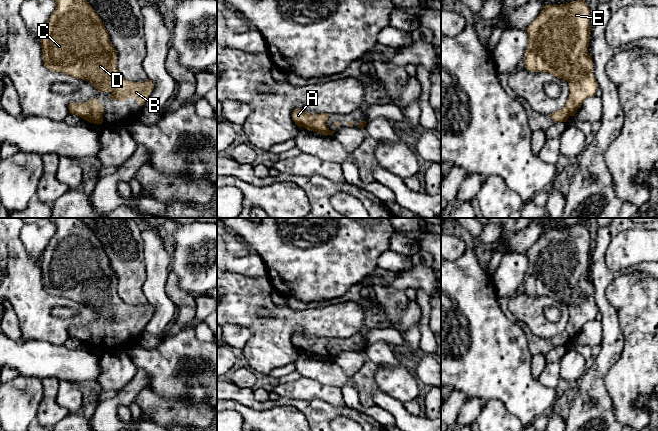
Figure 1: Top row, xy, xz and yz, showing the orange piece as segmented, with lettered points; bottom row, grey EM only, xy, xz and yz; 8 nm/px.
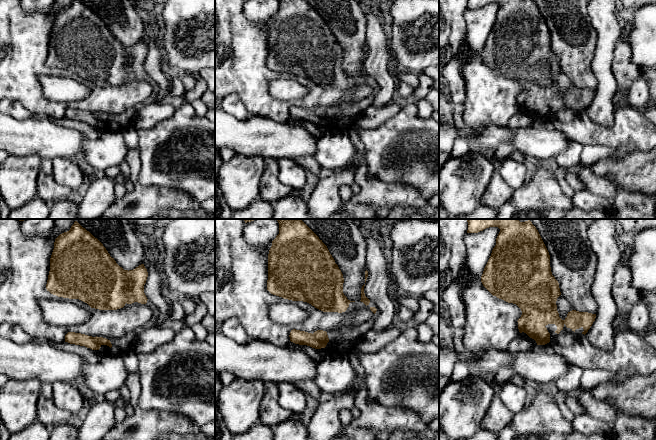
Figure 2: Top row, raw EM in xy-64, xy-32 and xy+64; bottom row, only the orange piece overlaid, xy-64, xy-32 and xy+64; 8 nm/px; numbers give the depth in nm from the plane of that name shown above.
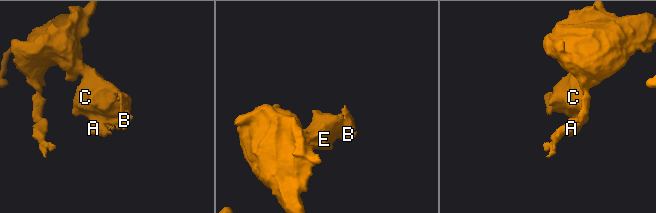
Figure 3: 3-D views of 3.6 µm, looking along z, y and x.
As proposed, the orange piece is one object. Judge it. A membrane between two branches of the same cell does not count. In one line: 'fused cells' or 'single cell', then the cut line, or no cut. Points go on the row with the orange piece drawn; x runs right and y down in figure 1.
single cell; no cut

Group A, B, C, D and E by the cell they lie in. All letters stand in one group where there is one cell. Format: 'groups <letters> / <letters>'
groups A B C D E

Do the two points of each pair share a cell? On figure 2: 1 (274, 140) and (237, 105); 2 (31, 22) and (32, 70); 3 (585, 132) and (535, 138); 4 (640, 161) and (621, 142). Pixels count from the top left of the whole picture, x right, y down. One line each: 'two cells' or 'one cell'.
1: two cells
2: one cell
3: two cells
4: two cells

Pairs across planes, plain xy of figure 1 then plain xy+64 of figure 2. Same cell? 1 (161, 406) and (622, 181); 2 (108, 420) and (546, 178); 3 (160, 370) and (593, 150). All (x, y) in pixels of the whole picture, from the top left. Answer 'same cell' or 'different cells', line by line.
1: same cell
2: different cells
3: different cells

